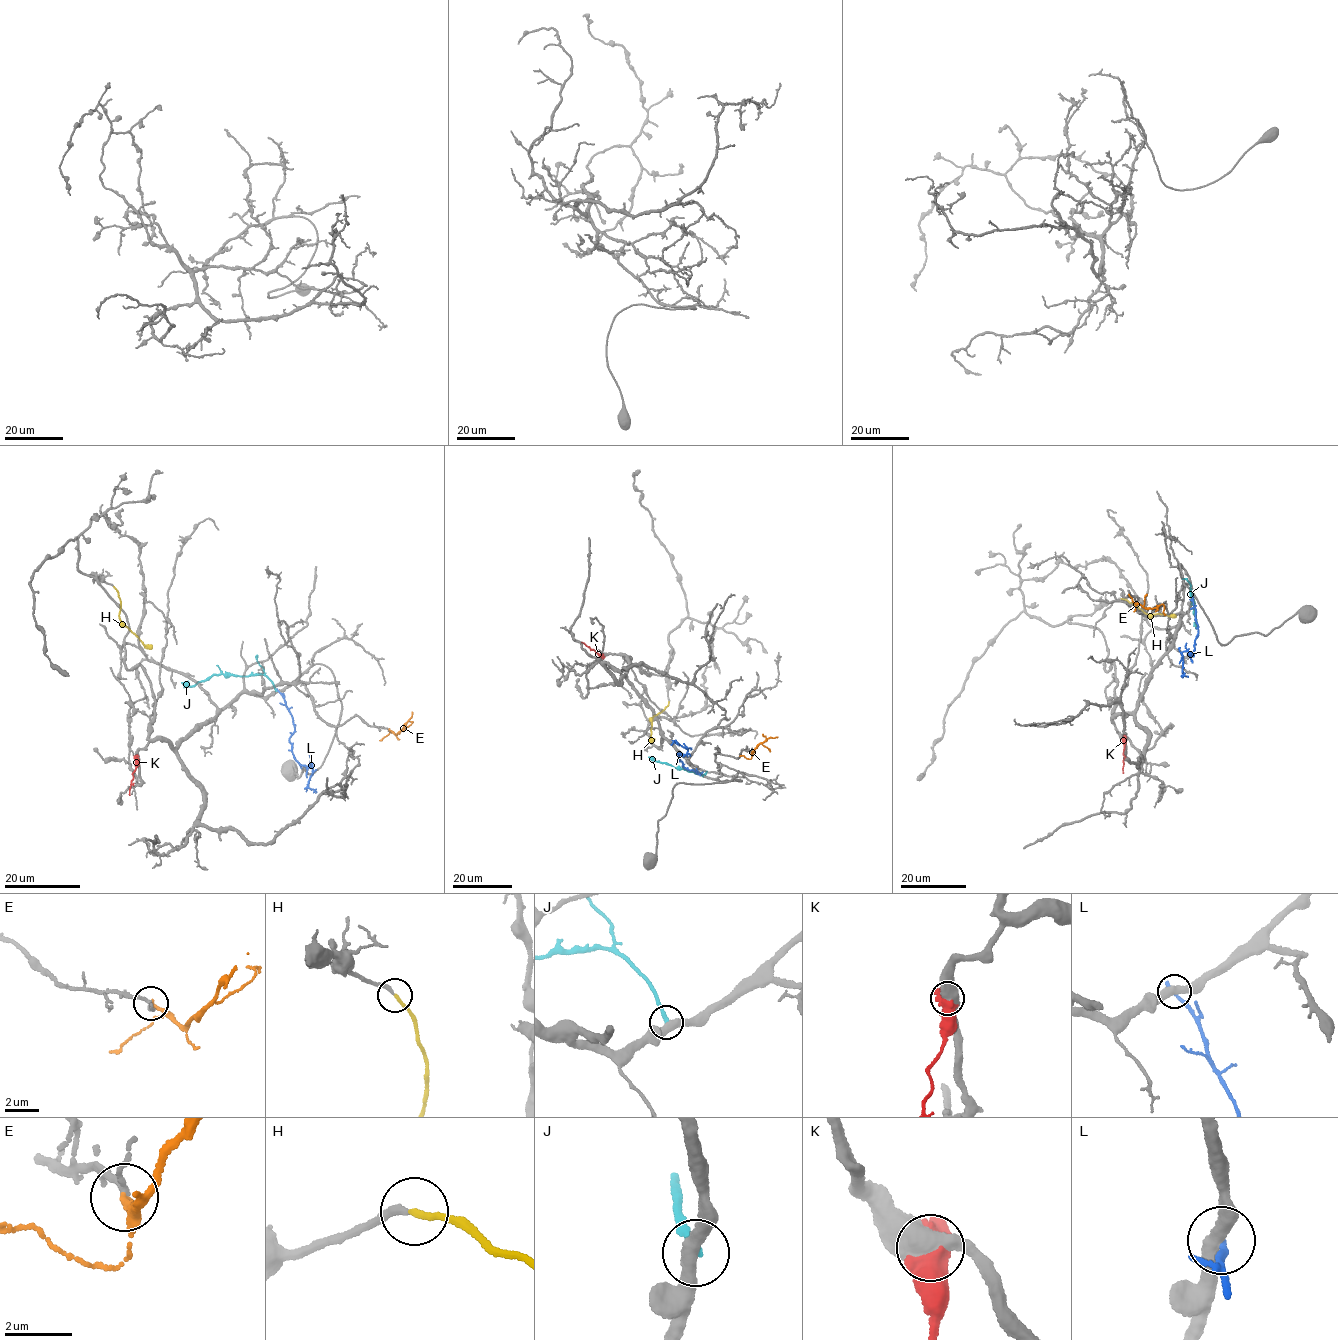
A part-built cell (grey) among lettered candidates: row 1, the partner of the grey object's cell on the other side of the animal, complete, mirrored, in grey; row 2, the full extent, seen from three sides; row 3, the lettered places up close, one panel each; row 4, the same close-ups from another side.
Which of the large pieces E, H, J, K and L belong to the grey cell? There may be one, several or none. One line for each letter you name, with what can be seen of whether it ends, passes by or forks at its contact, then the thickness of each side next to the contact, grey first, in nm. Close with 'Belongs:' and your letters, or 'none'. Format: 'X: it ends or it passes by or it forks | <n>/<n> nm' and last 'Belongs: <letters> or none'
E: it ends | 150/240 nm
H: it ends | 200/190 nm
Belongs: E, H

